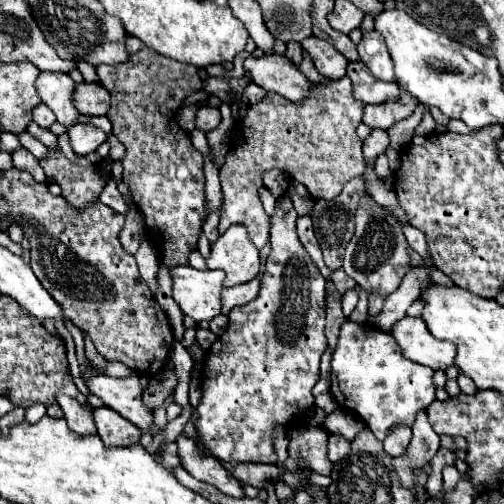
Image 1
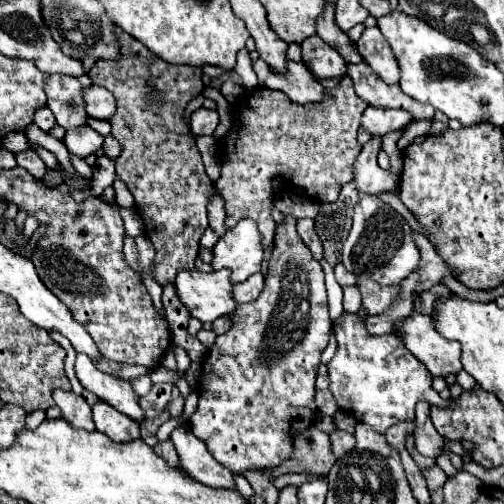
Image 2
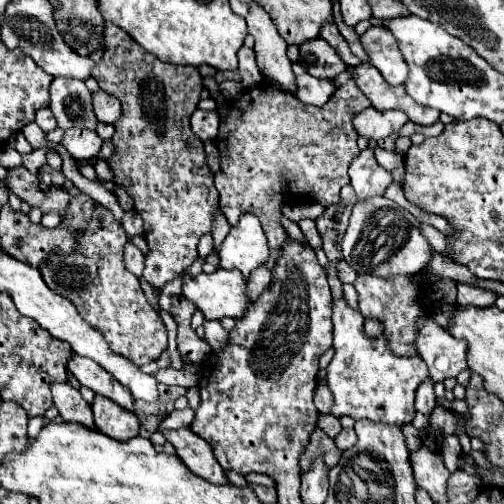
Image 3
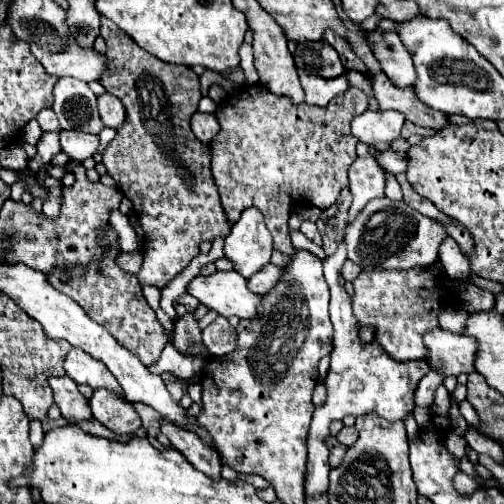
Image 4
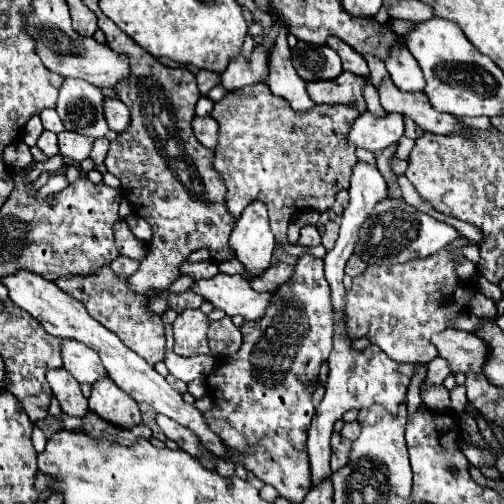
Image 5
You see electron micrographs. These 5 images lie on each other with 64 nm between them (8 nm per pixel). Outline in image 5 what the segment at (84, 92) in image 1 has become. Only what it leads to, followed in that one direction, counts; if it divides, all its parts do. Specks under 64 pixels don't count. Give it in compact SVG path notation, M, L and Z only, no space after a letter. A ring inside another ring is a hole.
M108 98L108 100L104 102L104 116L106 116L106 122L108 122L110 130L114 130L114 132L118 132L118 134L128 130L130 112L128 112L126 104L122 104L120 100Z

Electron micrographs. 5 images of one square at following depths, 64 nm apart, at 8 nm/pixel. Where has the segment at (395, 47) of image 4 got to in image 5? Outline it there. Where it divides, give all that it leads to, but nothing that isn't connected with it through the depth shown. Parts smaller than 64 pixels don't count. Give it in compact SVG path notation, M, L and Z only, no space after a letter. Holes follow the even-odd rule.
M394 48L392 56L386 60L386 70L390 72L392 82L402 92L422 92L424 90L424 74L416 64L414 56L406 48Z

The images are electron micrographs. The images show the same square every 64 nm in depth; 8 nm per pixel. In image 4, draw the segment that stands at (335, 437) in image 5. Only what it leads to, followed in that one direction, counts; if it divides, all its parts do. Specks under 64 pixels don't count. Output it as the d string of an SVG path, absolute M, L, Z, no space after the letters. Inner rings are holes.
M328 436L326 444L330 448L330 468L338 468L342 464L342 460L344 460L344 454L346 454L348 446L338 444L338 440L334 436Z

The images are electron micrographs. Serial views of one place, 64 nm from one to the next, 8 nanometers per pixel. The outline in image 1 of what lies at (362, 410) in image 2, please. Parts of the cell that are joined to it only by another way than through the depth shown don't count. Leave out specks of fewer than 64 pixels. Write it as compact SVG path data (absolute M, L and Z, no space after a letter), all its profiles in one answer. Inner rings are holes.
M344 320L340 328L338 346L332 354L332 388L338 406L358 414L366 426L384 440L386 432L394 424L412 426L416 412L430 406L436 400L436 388L432 382L434 370L408 360L392 334L372 330L369 324Z

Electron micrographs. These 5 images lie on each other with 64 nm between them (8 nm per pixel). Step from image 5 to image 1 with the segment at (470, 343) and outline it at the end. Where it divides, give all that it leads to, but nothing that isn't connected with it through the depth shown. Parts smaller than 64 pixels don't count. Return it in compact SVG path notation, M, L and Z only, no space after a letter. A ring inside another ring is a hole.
M402 318L394 324L390 334L396 338L404 356L418 364L442 372L456 364L456 346L446 340L436 340L436 336L428 334L428 326L422 318Z

